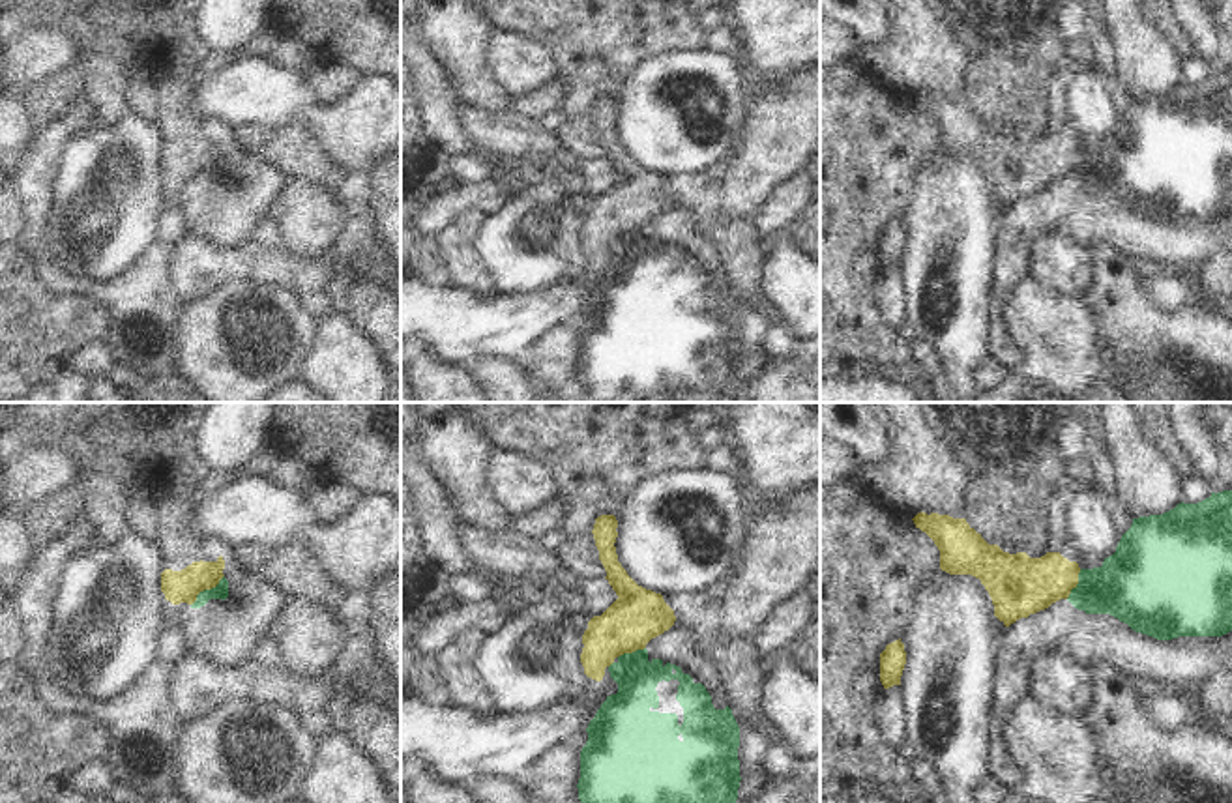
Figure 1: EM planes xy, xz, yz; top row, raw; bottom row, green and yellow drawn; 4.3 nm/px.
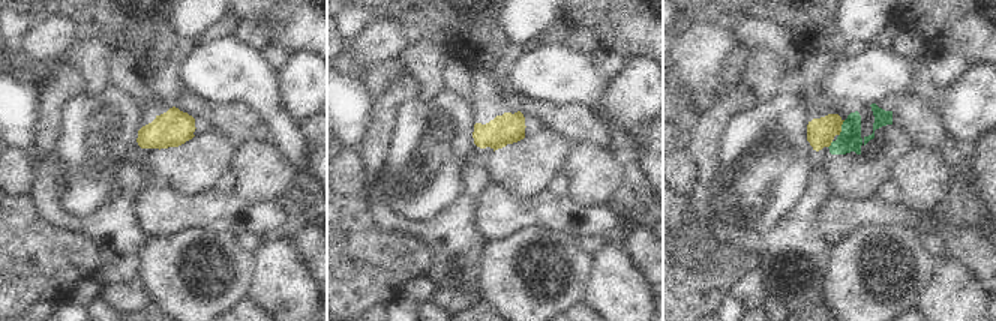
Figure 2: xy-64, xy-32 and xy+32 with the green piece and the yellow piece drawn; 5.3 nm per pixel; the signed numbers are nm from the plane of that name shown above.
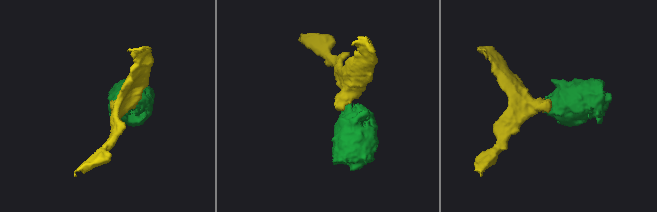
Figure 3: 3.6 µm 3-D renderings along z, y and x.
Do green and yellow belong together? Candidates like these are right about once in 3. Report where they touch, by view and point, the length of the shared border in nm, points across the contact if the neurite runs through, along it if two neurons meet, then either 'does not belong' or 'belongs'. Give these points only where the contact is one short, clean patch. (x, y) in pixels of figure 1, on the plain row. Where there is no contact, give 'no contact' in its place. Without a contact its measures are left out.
contact xy (206, 171); length 190 nm; border xy (223, 156), (214, 167), (205, 169), (191, 186); does not belong

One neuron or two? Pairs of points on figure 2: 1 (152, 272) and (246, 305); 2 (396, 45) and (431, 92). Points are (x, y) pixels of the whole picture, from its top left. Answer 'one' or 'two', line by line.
1: two
2: two

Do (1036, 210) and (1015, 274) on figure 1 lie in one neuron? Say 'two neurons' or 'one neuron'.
one neuron

